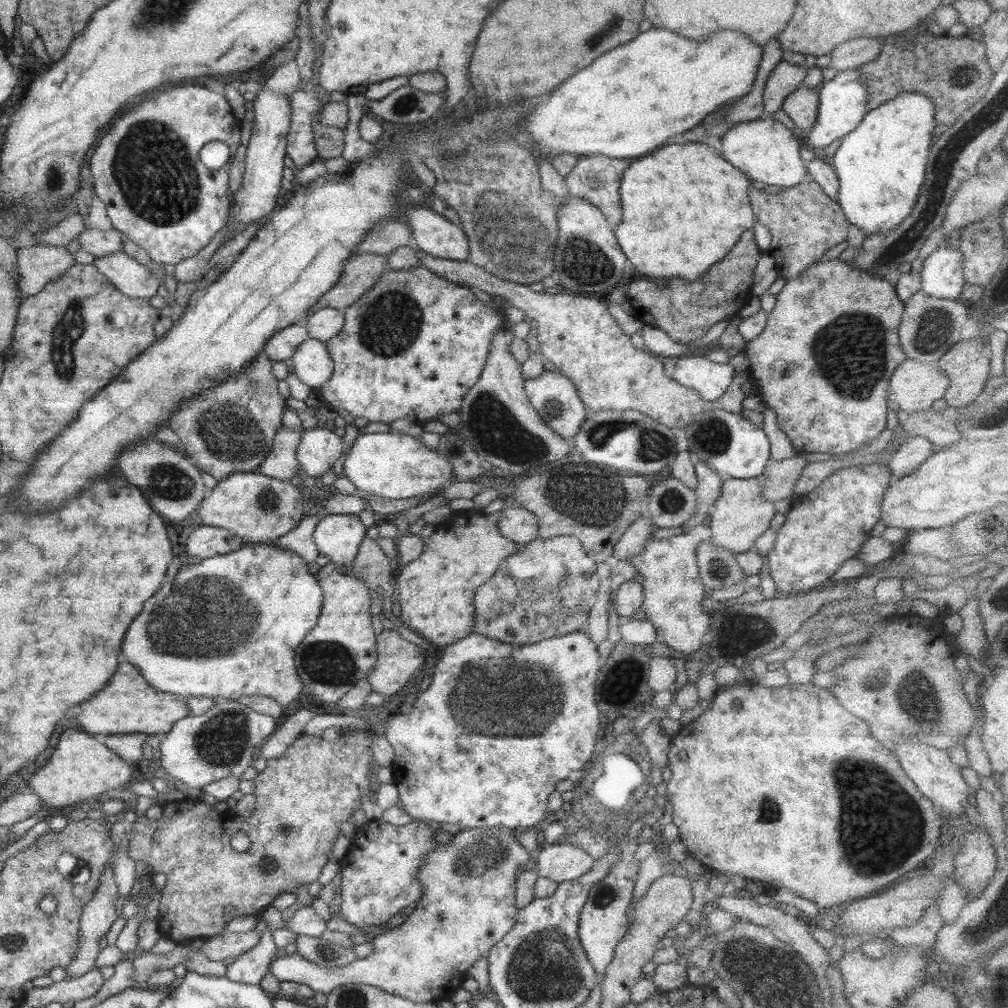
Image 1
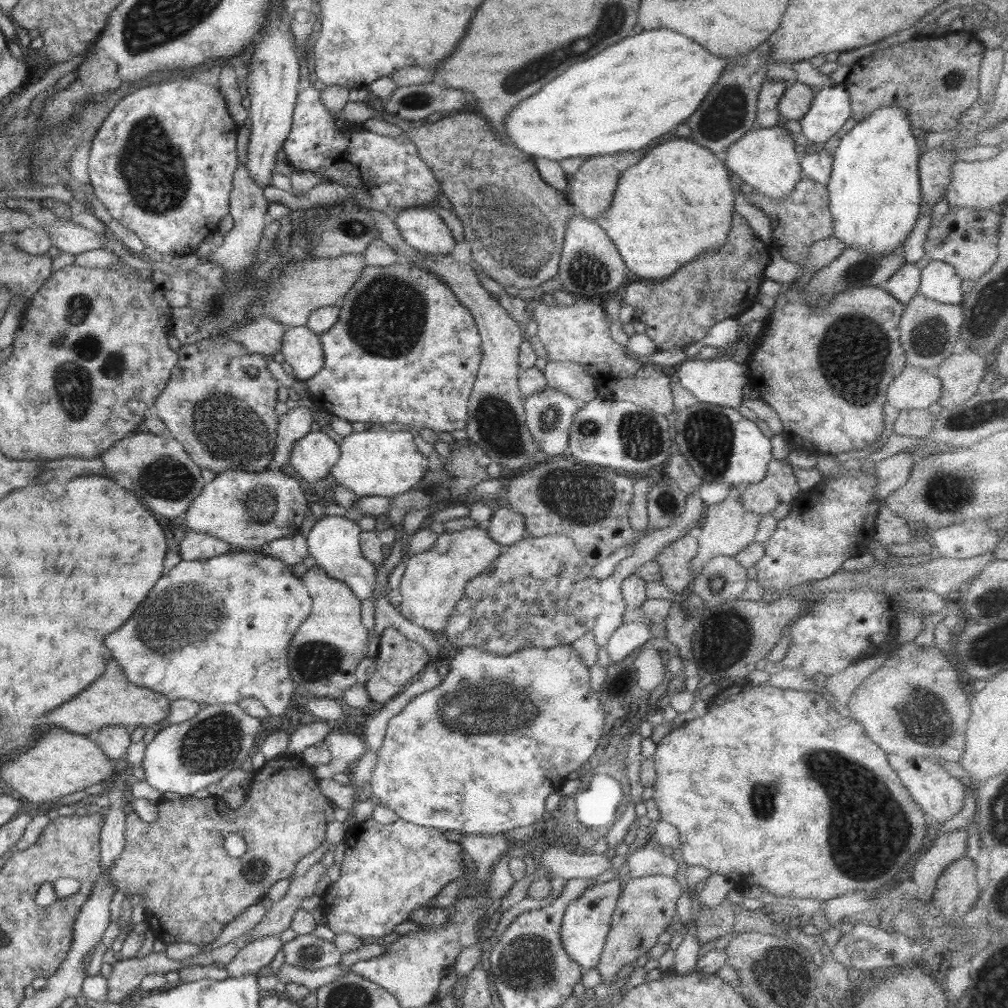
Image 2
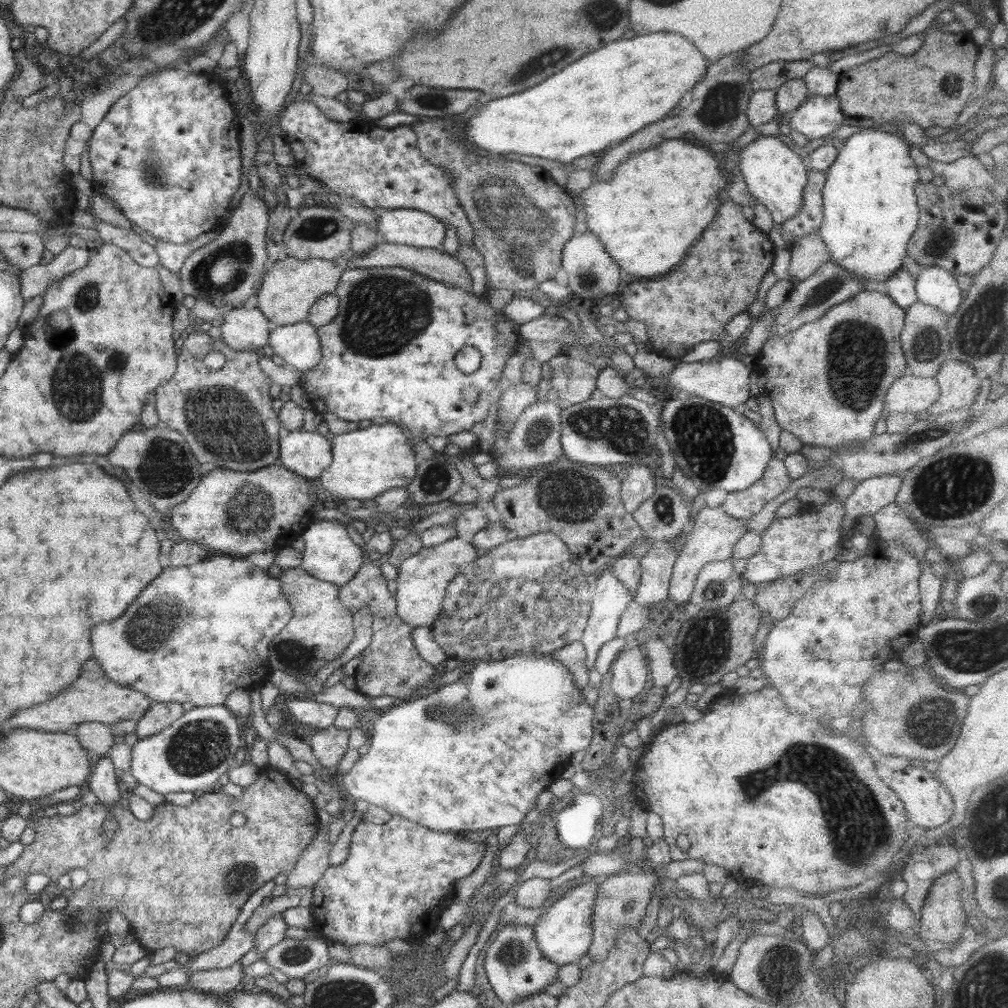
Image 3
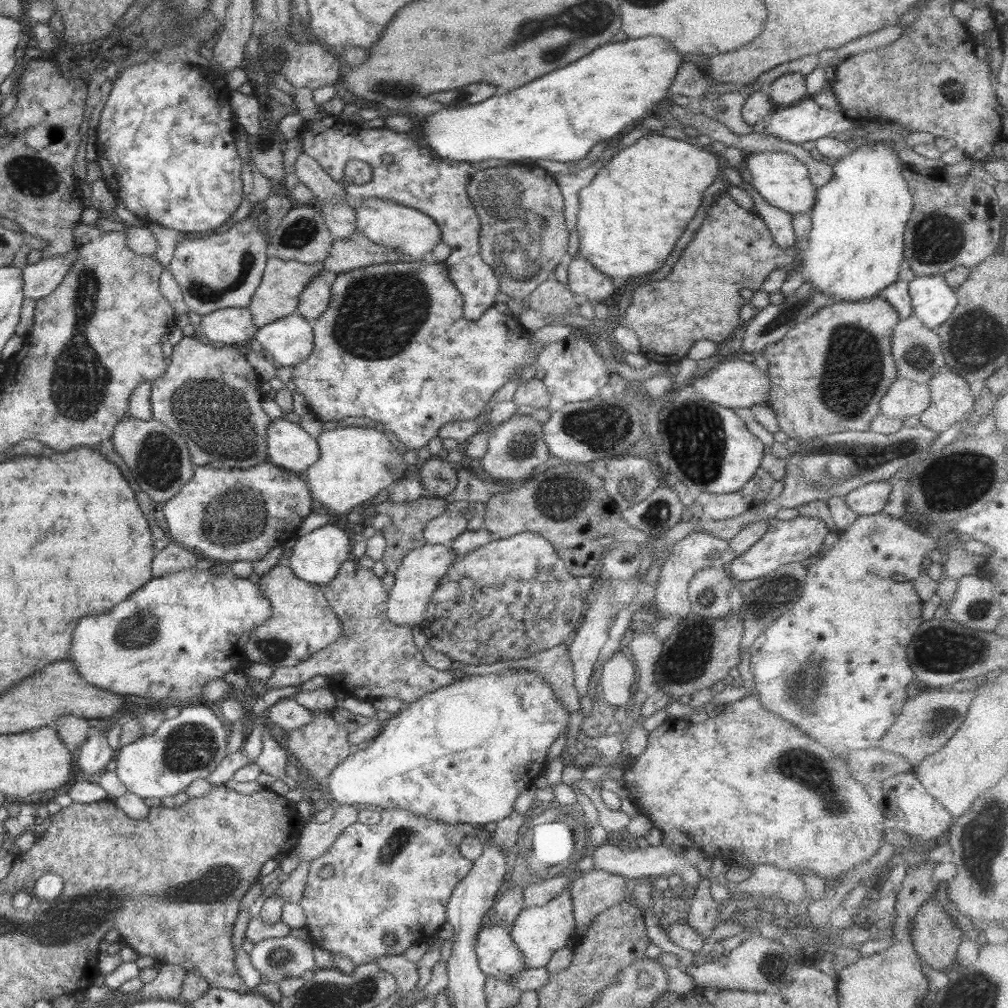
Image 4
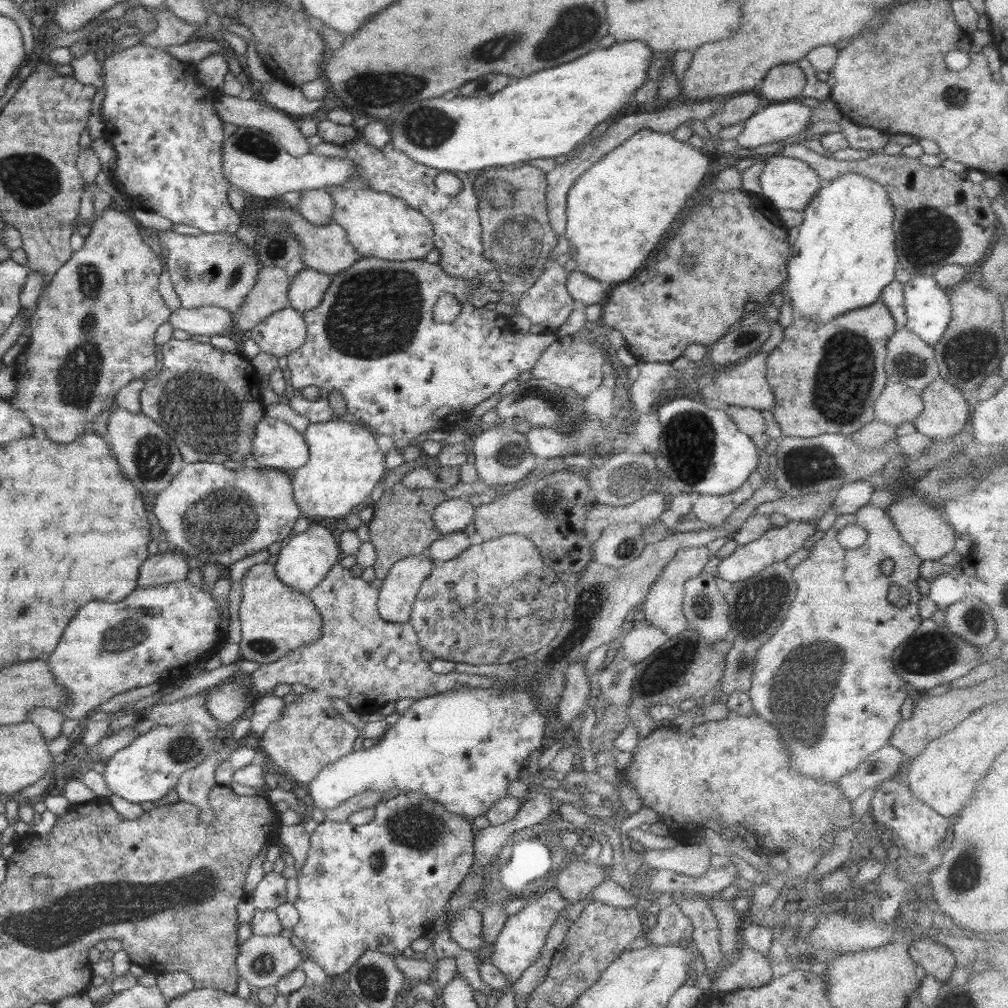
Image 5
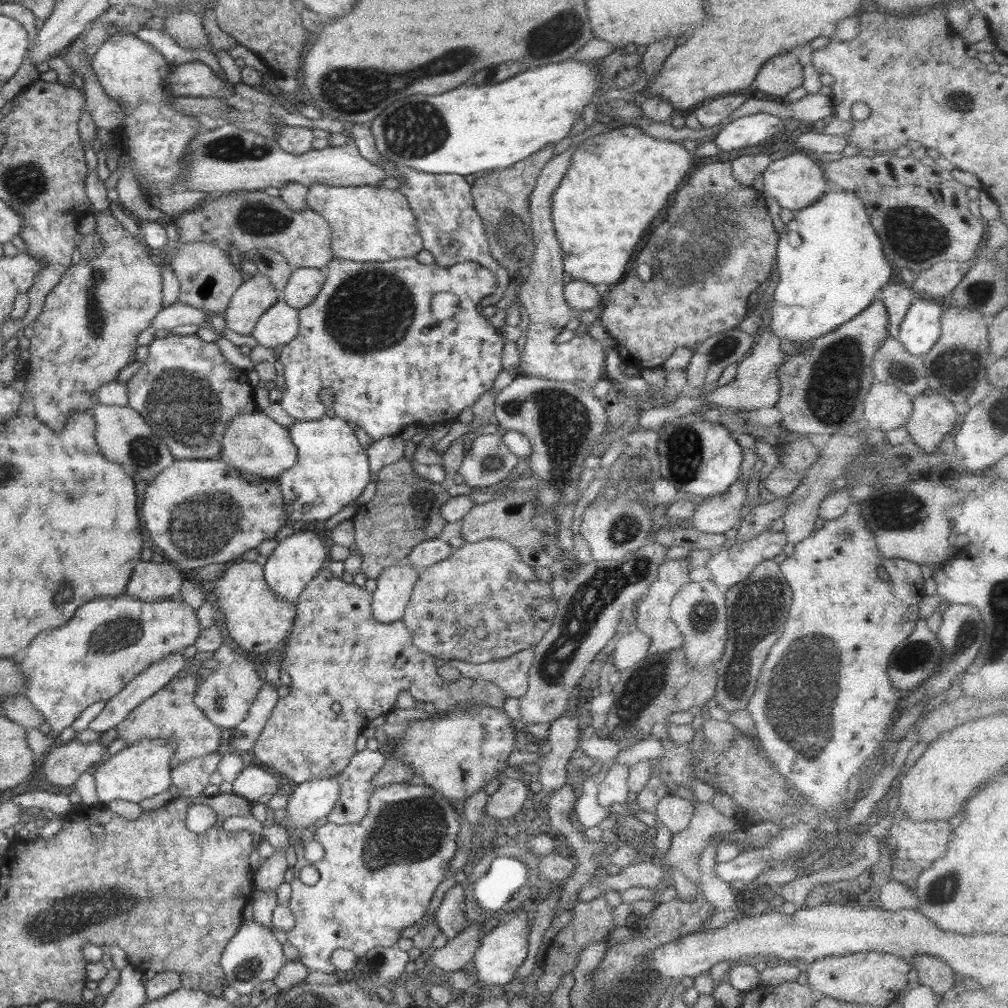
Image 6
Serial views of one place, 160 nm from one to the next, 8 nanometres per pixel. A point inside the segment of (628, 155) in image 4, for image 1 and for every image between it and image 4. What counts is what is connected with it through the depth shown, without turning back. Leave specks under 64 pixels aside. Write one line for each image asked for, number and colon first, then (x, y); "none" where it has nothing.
1: (684, 207)
2: (677, 203)
3: (654, 206)

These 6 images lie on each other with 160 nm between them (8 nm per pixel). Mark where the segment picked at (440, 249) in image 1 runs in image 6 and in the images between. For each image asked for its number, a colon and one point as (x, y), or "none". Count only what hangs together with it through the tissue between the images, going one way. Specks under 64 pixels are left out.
2: (422, 228)
3: (415, 228)
4: (387, 223)
5: (378, 224)
6: (368, 223)

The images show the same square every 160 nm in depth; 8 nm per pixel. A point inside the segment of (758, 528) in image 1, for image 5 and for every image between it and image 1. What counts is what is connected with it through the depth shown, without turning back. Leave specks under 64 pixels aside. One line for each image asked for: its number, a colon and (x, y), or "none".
2: (727, 528)
3: (712, 536)
4: (700, 549)
5: (663, 607)

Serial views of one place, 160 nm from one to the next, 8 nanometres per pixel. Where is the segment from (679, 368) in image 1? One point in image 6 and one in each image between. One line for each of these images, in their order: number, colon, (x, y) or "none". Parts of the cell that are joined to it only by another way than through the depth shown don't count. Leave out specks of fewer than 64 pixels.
2: (725, 383)
3: (727, 382)
4: (734, 383)
5: (744, 385)
6: (756, 385)

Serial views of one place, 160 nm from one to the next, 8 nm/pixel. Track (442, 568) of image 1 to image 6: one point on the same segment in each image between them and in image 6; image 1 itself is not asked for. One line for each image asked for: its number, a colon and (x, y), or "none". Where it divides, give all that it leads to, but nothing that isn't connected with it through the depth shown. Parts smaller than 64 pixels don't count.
2: (433, 582)
3: (423, 579)
4: (416, 578)
5: (398, 593)
6: (395, 584)

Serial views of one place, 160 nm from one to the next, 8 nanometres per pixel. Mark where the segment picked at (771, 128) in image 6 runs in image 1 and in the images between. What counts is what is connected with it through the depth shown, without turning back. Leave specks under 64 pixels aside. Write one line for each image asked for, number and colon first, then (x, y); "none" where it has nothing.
1: (843, 100)
2: (831, 107)
3: (817, 116)
4: (804, 121)
5: (773, 122)

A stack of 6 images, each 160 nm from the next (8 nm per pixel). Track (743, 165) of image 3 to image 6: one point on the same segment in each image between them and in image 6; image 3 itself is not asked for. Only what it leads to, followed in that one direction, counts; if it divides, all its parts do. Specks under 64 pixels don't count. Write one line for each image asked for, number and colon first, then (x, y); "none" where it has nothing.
4: (784, 182)
5: (786, 182)
6: (795, 180)

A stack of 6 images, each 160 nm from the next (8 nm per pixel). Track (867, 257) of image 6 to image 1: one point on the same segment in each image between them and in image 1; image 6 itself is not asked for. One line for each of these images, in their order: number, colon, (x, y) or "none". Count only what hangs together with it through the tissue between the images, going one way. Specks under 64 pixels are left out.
1: (880, 165)
2: (874, 190)
3: (870, 209)
4: (854, 248)
5: (842, 255)

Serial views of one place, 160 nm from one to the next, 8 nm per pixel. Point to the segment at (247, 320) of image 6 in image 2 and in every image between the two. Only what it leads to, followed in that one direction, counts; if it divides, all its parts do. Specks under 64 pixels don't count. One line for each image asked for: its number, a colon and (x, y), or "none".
2: (306, 285)
3: (288, 291)
4: (277, 296)
5: (269, 293)

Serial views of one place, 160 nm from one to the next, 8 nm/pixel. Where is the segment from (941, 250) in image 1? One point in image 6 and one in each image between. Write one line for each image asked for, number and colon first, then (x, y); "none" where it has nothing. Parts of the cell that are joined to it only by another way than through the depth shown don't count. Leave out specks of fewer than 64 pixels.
2: (939, 280)
3: (935, 286)
4: (933, 301)
5: (928, 310)
6: (921, 327)

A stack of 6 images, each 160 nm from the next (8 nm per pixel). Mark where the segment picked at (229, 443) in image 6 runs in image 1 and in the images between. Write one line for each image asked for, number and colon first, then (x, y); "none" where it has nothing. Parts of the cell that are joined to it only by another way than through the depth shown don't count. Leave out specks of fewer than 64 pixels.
1: (319, 448)
2: (313, 456)
3: (306, 453)
4: (288, 446)
5: (275, 444)

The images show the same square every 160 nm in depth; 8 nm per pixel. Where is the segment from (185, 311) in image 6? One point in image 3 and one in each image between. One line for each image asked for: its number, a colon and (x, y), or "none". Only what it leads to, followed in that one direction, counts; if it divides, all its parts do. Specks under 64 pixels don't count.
3: (242, 329)
4: (230, 326)
5: (207, 320)

